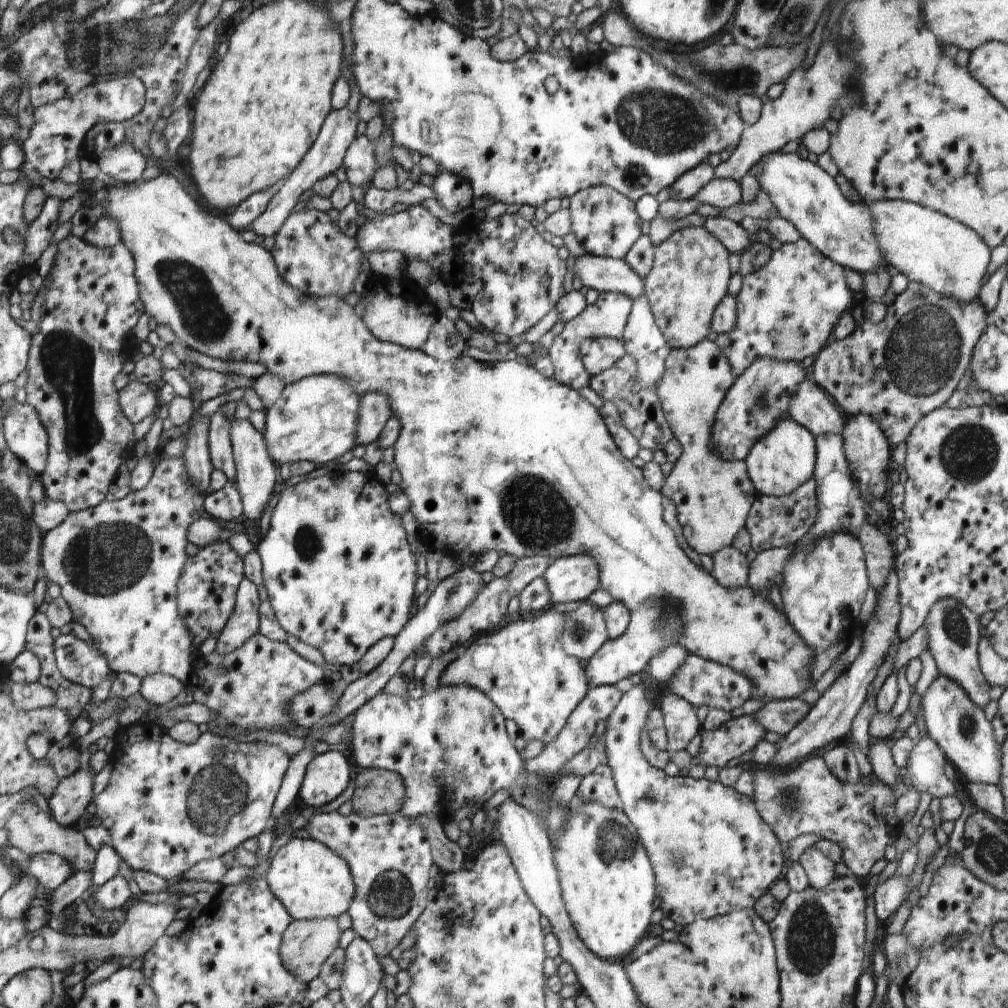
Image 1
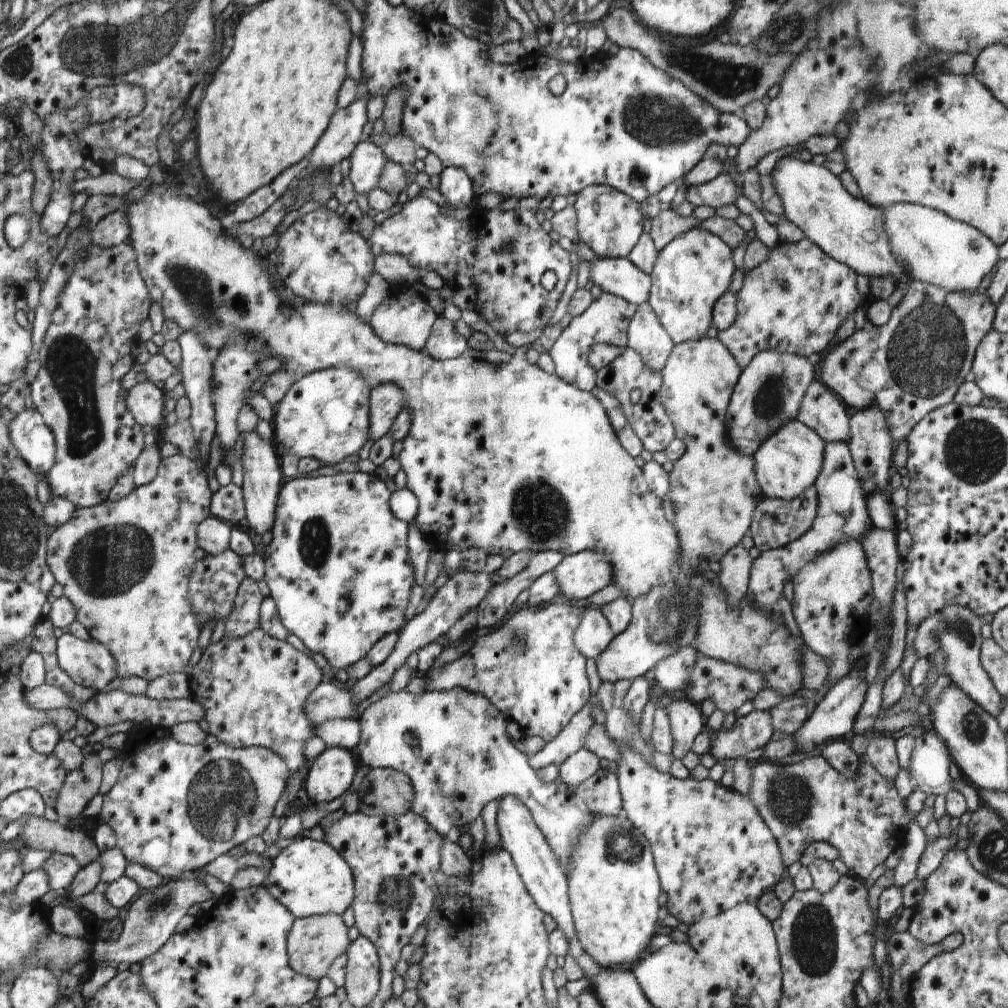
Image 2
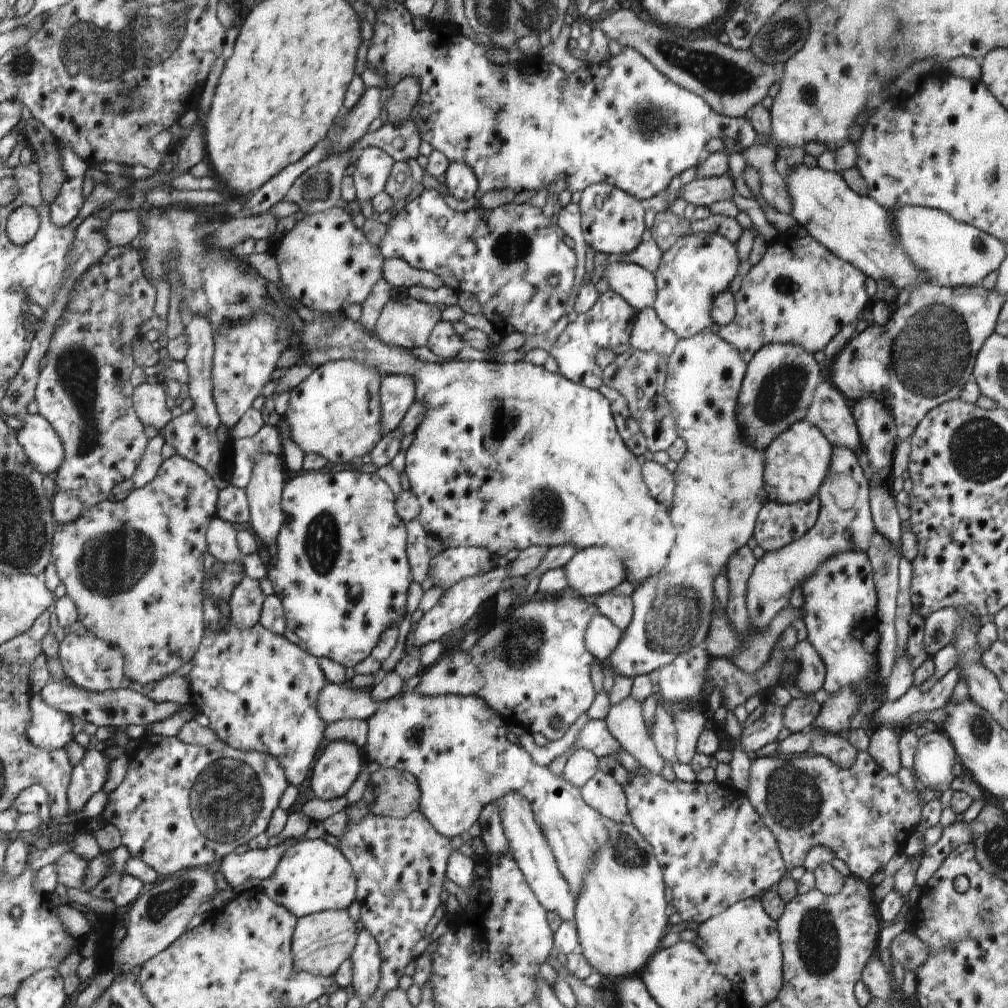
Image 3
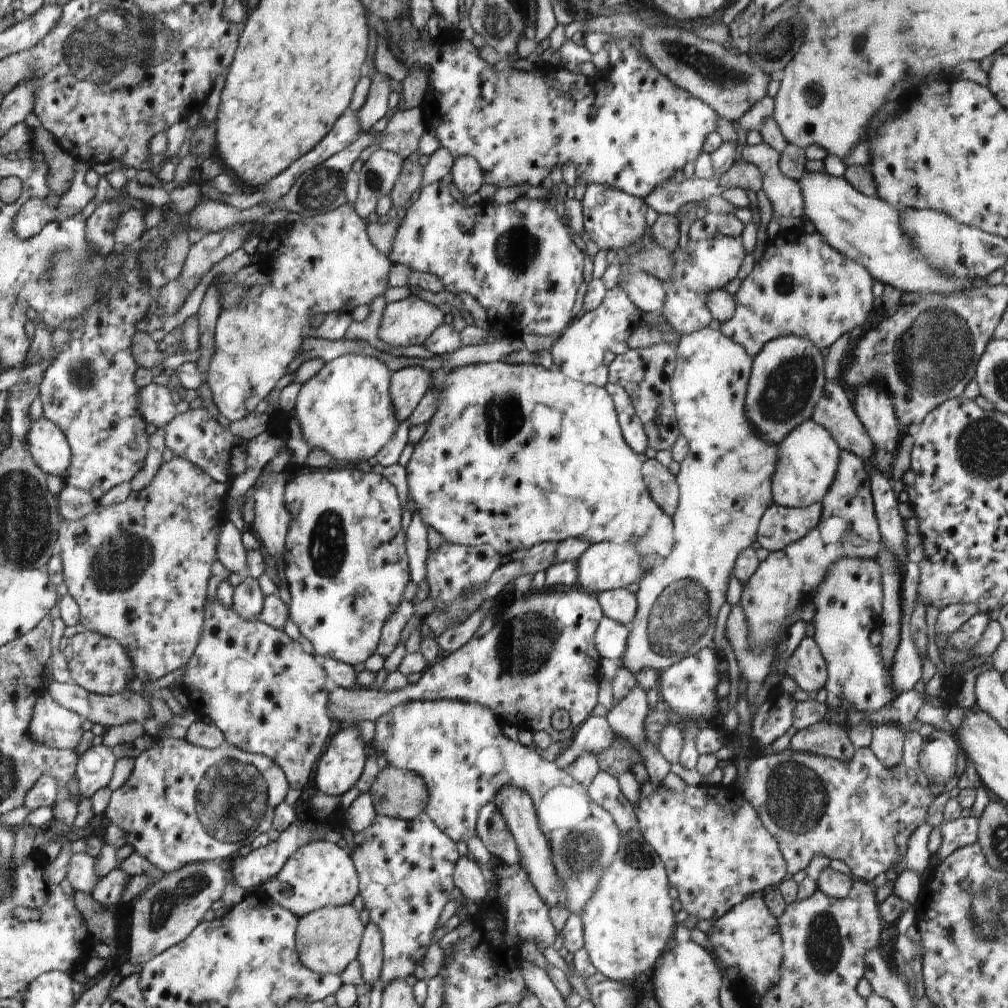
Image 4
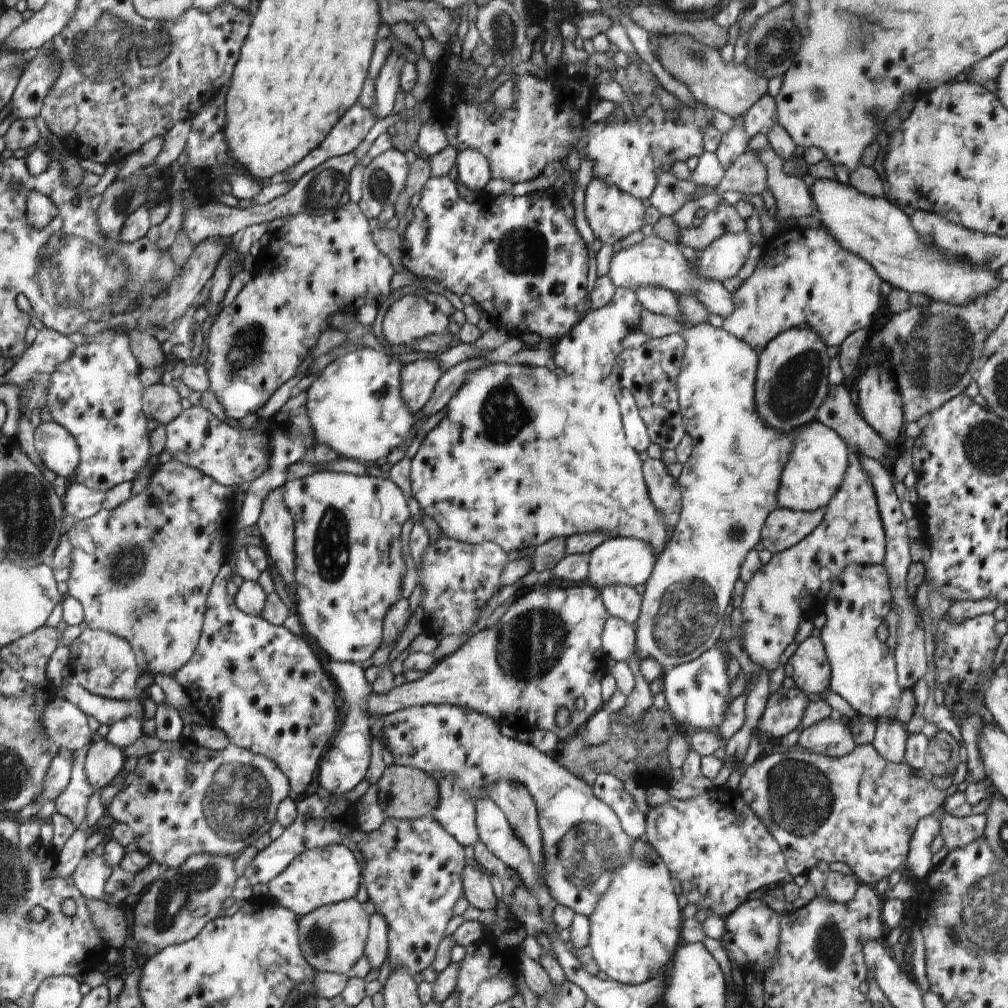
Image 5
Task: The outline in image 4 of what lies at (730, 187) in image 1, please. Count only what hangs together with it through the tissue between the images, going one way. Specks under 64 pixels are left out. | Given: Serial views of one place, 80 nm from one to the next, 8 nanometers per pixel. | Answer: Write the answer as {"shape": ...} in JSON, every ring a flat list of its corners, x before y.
{"shape":[[717,177,684,179,680,183,672,178,665,180,662,186,652,190,645,198,645,202,658,214,676,215,683,204,706,202,713,196,721,195,722,191,724,190]]}

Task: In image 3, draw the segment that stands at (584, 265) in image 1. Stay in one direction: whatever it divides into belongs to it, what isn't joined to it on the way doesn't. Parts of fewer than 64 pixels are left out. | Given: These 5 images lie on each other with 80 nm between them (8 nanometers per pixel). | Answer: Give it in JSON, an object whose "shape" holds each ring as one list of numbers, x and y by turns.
{"shape":[[614,259,608,262,603,276,610,290,617,292,636,312,652,306,657,284,653,273,636,263]]}

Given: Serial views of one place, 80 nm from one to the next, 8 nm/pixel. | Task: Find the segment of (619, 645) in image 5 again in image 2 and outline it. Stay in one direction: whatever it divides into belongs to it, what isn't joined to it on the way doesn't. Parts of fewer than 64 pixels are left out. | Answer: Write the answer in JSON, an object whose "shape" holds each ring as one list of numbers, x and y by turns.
{"shape":[[586,605,585,610,586,614,574,636,574,644,584,656,595,659,608,649,616,634,612,632,603,611,591,605]]}

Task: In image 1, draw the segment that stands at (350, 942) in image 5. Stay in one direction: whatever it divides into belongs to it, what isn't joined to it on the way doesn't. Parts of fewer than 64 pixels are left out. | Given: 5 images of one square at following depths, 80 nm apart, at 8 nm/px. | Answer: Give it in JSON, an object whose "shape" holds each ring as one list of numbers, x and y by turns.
{"shape":[[336,918,296,920,291,924,292,926,288,926,288,934,283,934,285,946,280,946,280,958,283,959,287,970,292,970,292,974,300,978,300,982,309,983,318,977,322,964,334,952,334,948,340,946,342,930]]}

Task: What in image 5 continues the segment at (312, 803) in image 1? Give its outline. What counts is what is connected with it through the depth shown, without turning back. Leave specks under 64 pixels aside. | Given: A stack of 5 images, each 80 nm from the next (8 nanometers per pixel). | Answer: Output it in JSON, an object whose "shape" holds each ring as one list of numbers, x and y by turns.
{"shape":[[330,660,327,662,329,673,335,677,337,686,344,694,347,704,344,712,343,724,331,738,331,745,324,760,320,761,319,784,322,792,330,795,346,795,356,784,364,780,364,774,370,764,370,740,372,719,367,714,367,700,370,698,373,688,364,678,364,670,358,668,356,663]]}

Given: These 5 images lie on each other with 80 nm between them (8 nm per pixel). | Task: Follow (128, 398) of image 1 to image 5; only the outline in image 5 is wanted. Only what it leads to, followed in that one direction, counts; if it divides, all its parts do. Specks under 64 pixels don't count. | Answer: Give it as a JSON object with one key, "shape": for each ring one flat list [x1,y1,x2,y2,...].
{"shape":[[156,383,146,388,143,394,143,410,156,425,170,425,182,412,180,395,172,385]]}

